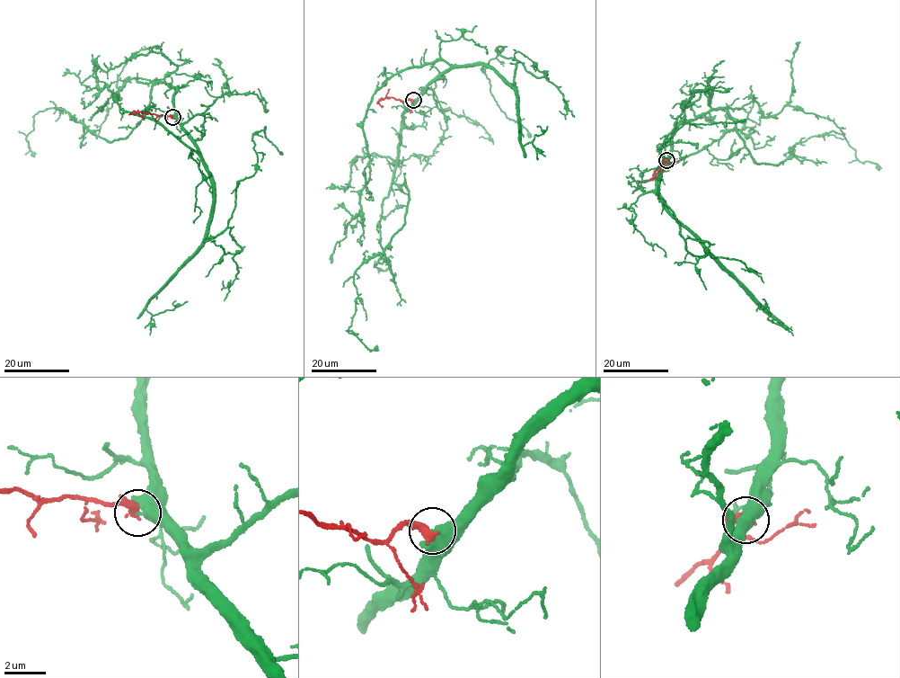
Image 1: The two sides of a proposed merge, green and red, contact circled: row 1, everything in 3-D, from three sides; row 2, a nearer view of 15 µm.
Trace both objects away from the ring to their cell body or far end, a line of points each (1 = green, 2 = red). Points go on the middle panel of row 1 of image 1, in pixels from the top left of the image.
1: (412, 101), (474, 63), (514, 86), (518, 61), (503, 46), (481, 67), (529, 138)
2: (412, 101), (403, 102), (389, 96), (379, 99), (382, 107)

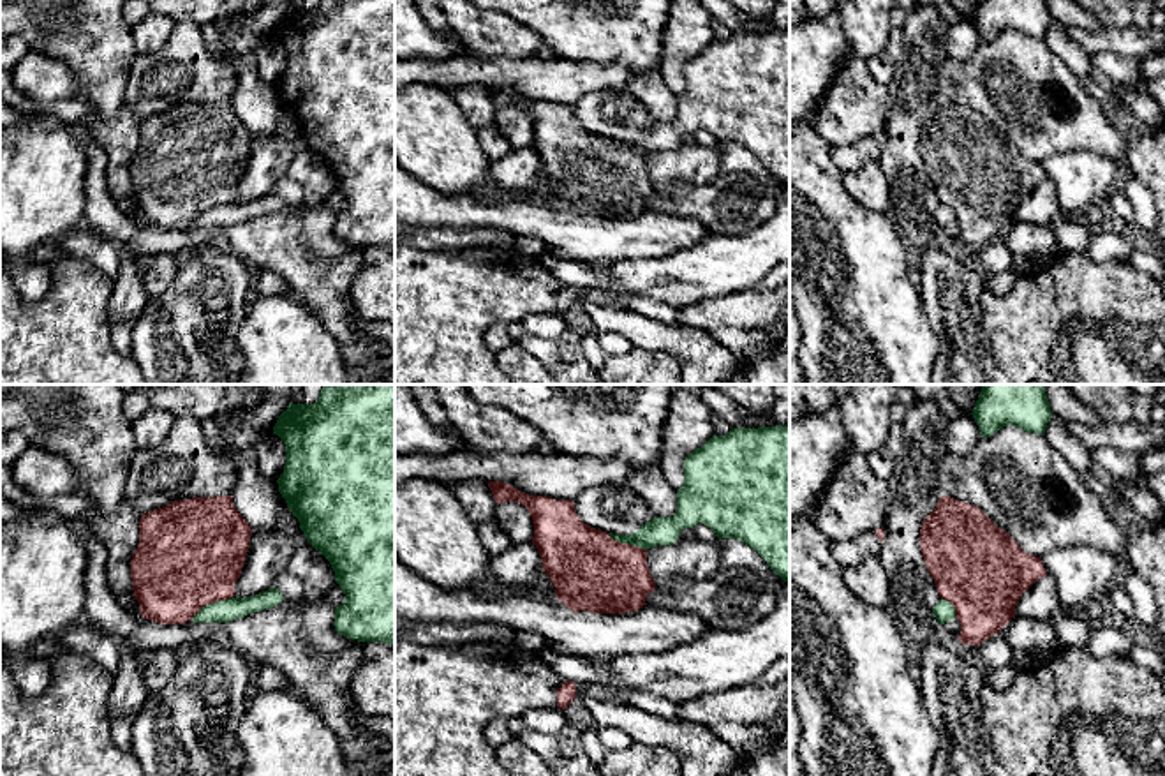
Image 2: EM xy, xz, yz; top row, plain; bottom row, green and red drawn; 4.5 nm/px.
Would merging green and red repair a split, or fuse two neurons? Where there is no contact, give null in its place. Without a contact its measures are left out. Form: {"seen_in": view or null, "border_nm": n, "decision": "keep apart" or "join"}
{"seen_in": "xy", "border_nm": 220, "decision": "keep apart"}

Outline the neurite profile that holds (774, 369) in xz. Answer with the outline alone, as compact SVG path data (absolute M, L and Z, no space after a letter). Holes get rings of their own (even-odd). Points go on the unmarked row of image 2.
M781 342L767 358L738 363L724 384L790 384L790 346Z

